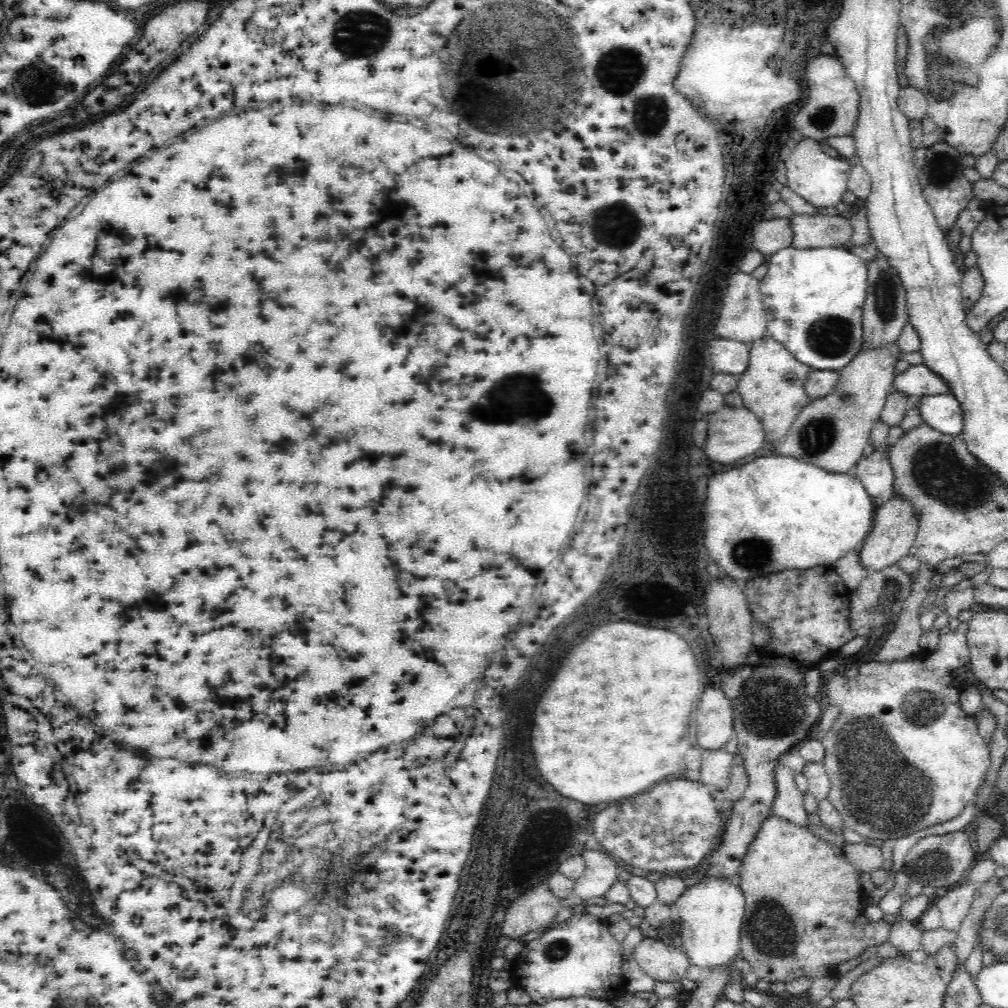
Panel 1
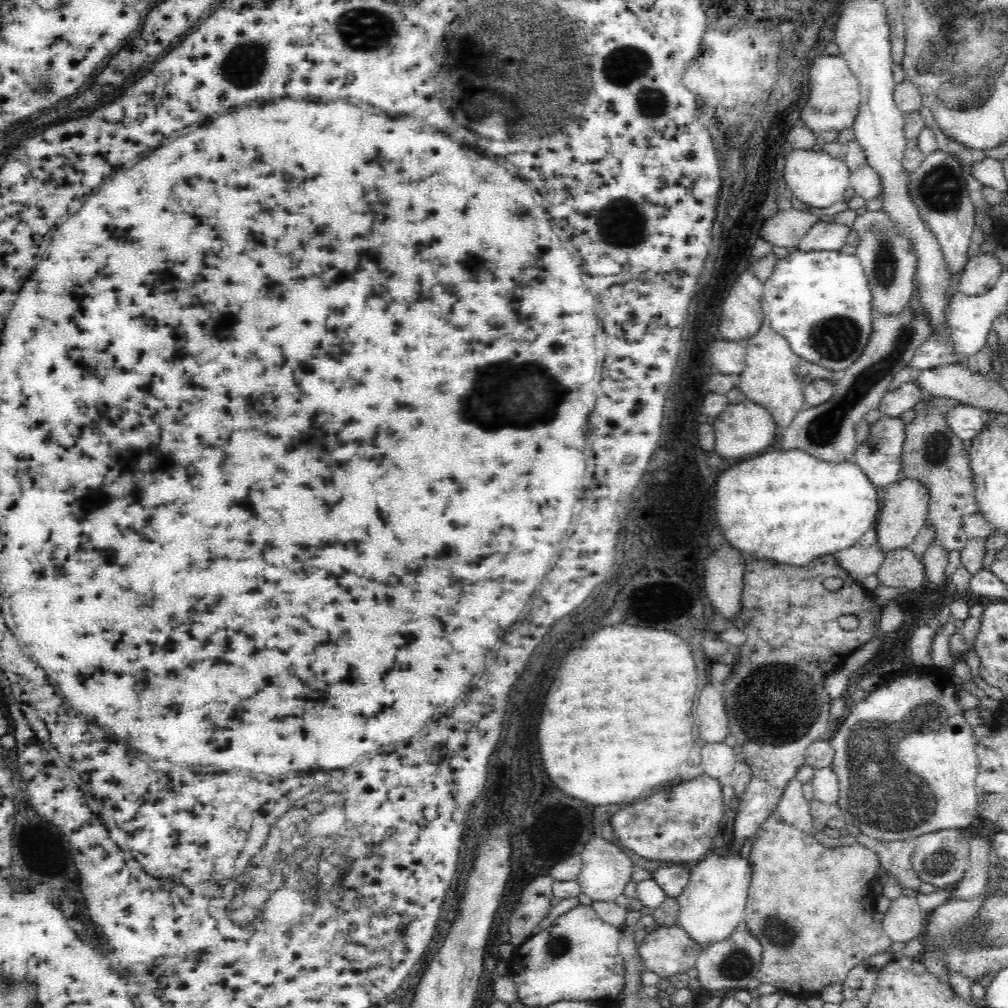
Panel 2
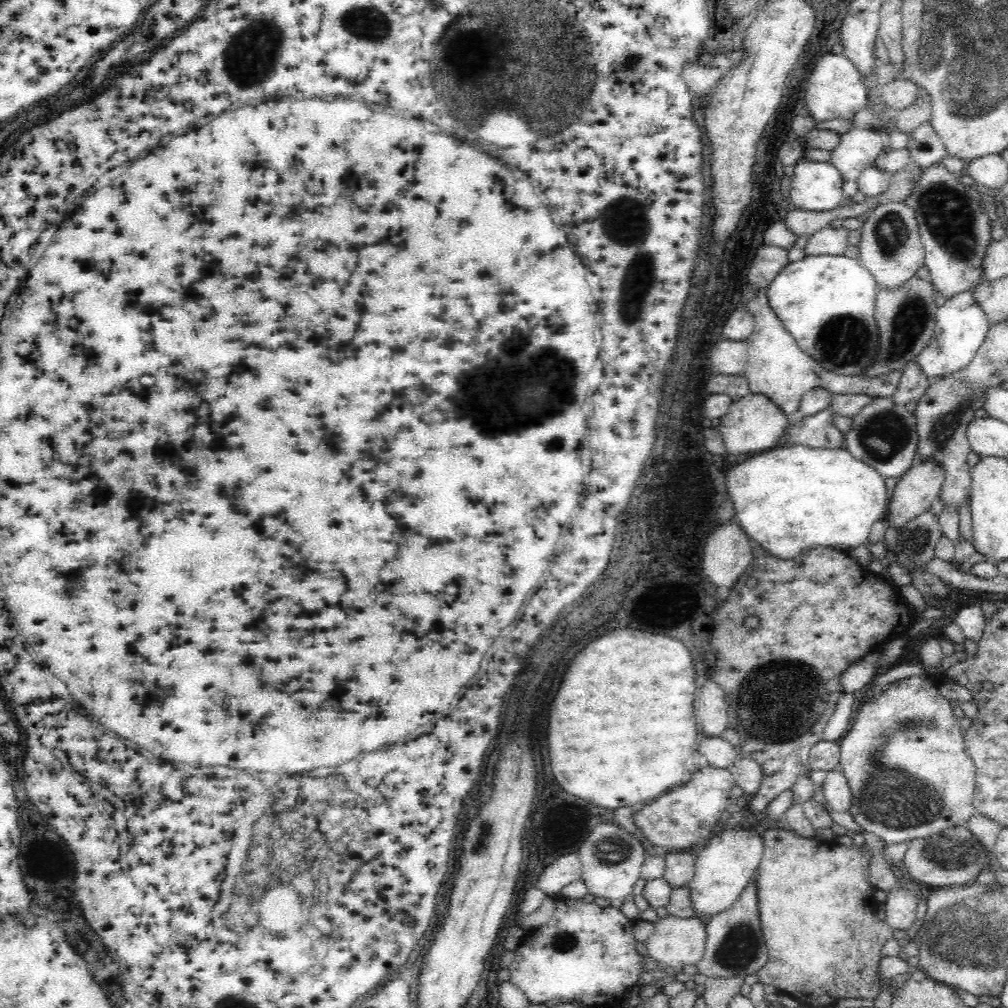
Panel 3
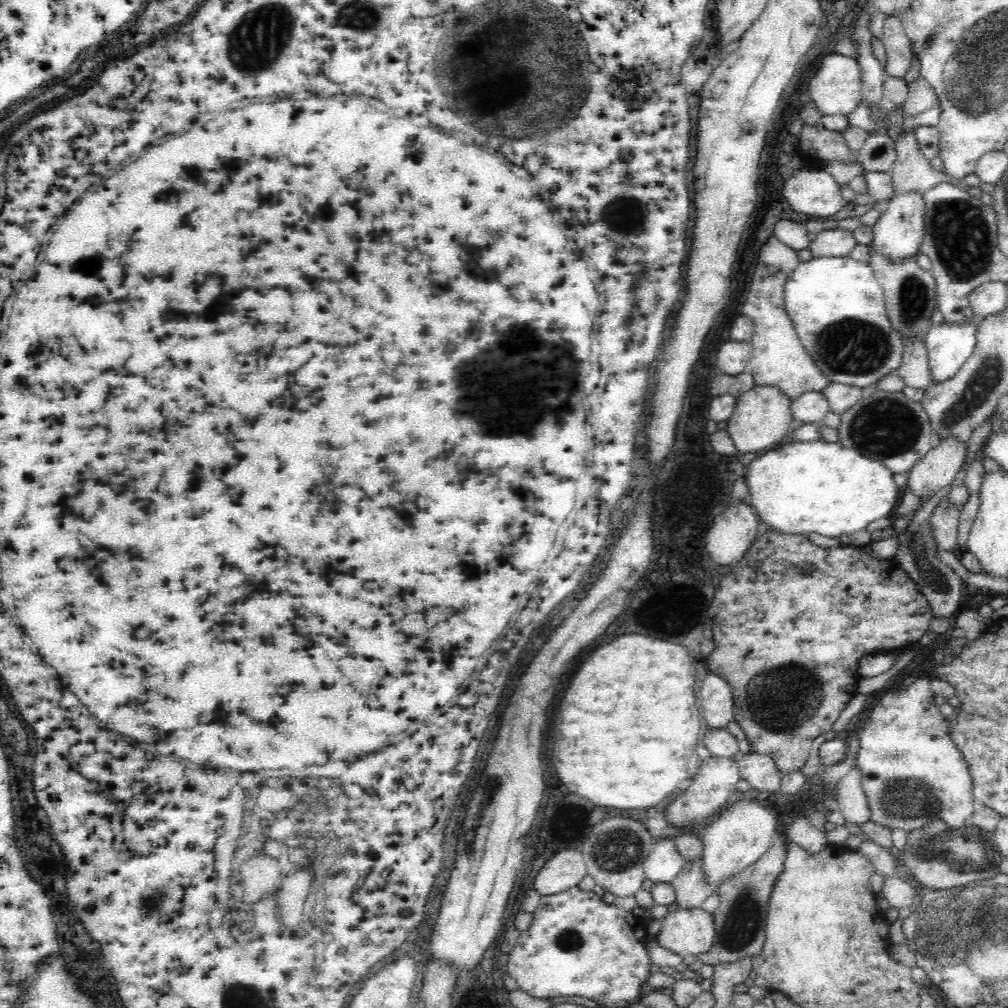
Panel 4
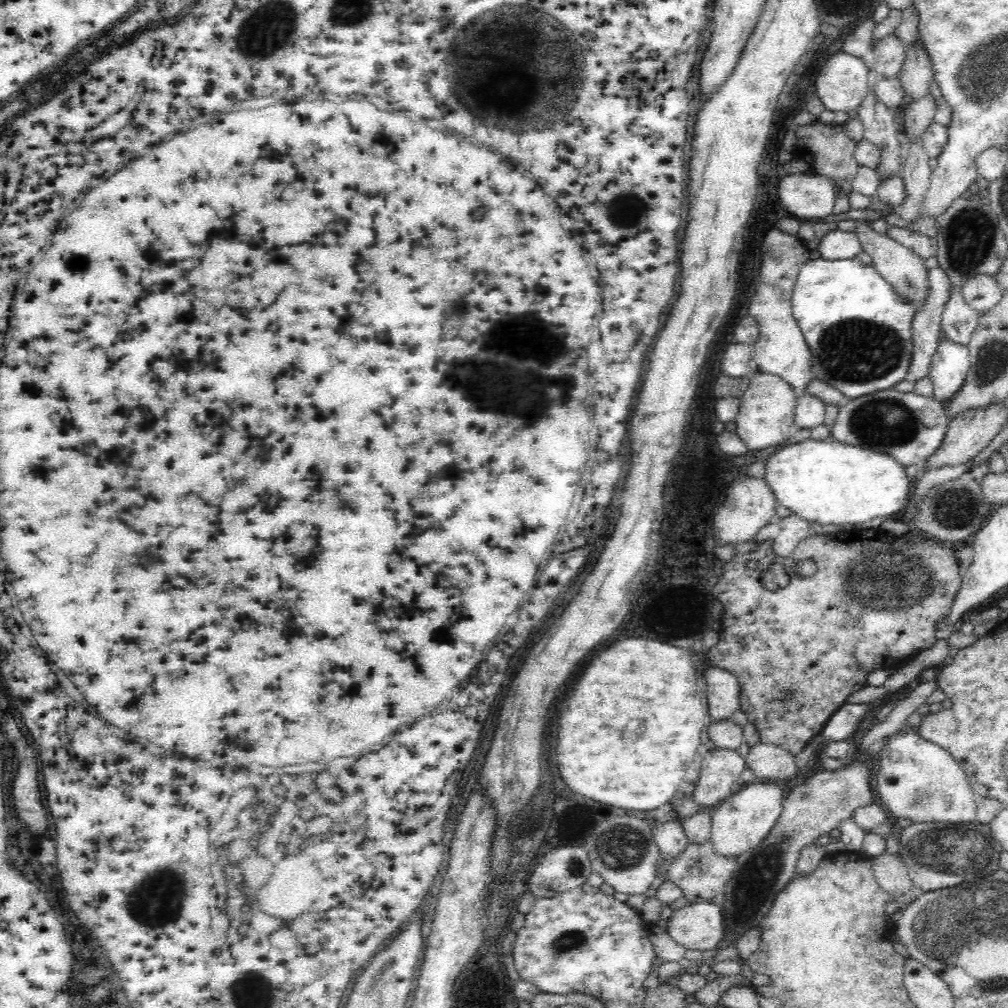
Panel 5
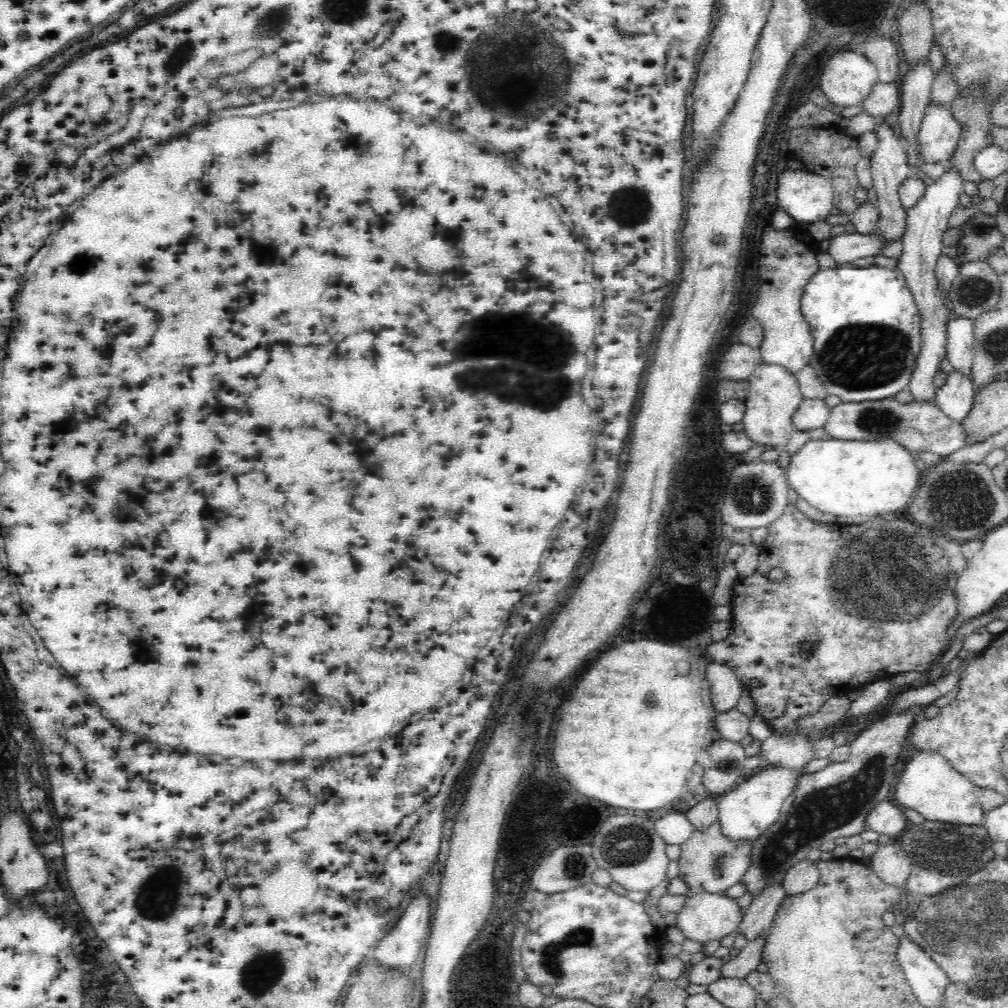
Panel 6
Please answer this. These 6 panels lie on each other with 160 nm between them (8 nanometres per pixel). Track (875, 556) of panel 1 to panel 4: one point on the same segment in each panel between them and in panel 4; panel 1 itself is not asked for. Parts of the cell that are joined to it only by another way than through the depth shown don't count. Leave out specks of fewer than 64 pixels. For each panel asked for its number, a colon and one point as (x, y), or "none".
2: (903, 511)
3: (914, 492)
4: (941, 463)

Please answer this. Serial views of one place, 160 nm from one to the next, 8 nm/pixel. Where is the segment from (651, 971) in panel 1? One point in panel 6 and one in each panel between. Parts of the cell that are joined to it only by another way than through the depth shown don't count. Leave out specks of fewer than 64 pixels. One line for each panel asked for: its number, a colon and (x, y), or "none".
2: (666, 951)
3: (676, 942)
4: (689, 932)
5: (697, 926)
6: (705, 917)

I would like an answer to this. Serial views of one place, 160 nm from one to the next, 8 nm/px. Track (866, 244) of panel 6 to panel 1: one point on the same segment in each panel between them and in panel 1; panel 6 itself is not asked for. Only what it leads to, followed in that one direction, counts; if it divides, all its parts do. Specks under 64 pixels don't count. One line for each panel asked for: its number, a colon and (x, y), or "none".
1: (808, 231)
2: (822, 235)
3: (828, 240)
4: (837, 242)
5: (836, 245)

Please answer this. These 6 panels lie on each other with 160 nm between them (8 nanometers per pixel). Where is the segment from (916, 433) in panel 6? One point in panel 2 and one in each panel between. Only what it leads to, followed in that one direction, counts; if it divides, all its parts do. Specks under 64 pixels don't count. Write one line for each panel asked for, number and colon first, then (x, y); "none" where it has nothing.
2: (879, 458)
3: (883, 435)
4: (888, 427)
5: (908, 427)

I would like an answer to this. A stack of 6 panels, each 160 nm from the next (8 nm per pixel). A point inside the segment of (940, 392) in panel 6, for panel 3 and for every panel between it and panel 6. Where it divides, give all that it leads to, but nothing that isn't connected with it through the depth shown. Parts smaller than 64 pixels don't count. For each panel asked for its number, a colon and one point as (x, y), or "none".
3: (961, 325)
4: (948, 344)
5: (950, 362)

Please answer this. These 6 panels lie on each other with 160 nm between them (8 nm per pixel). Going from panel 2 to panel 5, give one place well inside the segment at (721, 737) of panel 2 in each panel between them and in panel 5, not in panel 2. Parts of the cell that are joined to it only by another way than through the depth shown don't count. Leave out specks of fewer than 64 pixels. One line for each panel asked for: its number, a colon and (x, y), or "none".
3: (711, 710)
4: (716, 700)
5: (723, 692)

